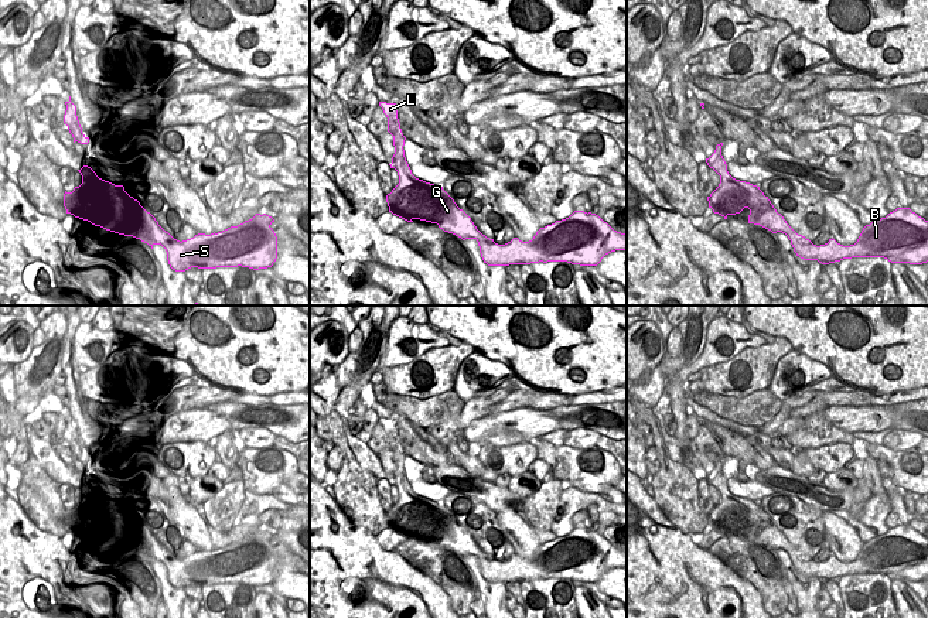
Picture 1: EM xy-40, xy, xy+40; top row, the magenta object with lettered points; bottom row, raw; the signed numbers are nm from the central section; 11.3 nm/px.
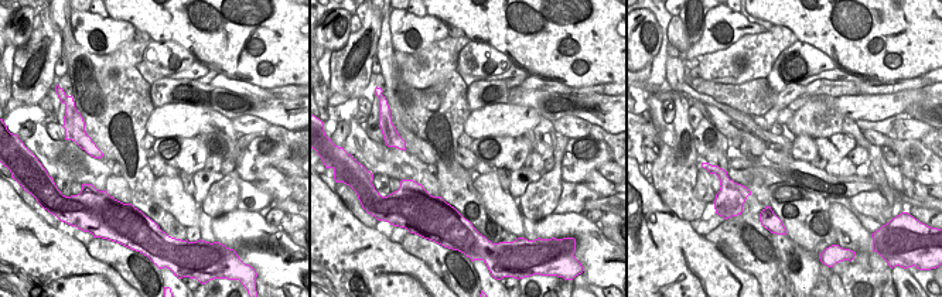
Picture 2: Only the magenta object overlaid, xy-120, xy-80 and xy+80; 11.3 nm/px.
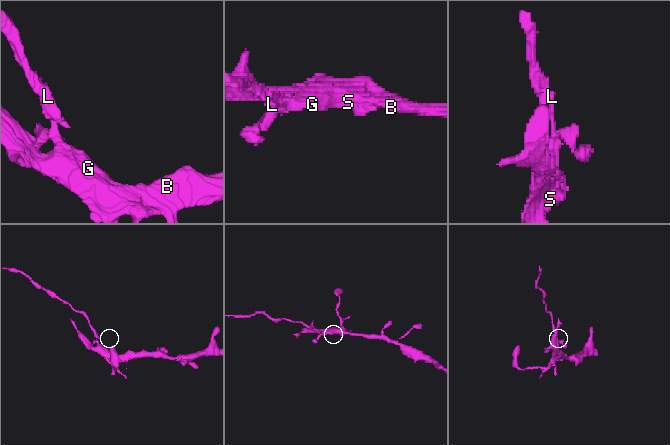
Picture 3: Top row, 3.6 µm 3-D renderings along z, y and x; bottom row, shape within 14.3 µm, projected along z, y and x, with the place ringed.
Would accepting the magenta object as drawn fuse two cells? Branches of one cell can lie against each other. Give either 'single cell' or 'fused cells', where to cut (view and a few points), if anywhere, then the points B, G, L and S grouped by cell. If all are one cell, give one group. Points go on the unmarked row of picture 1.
fused cells | xy (403, 471), (393, 474) | B G S / L

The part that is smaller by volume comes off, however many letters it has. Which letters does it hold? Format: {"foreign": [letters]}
{"foreign": ["L"]}

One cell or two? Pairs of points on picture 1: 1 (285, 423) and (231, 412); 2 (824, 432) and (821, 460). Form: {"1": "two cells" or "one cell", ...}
{"1": "one cell", "2": "two cells"}

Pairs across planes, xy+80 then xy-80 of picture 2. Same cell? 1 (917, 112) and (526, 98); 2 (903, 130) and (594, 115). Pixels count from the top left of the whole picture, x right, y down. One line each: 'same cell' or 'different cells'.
1: same cell
2: different cells

